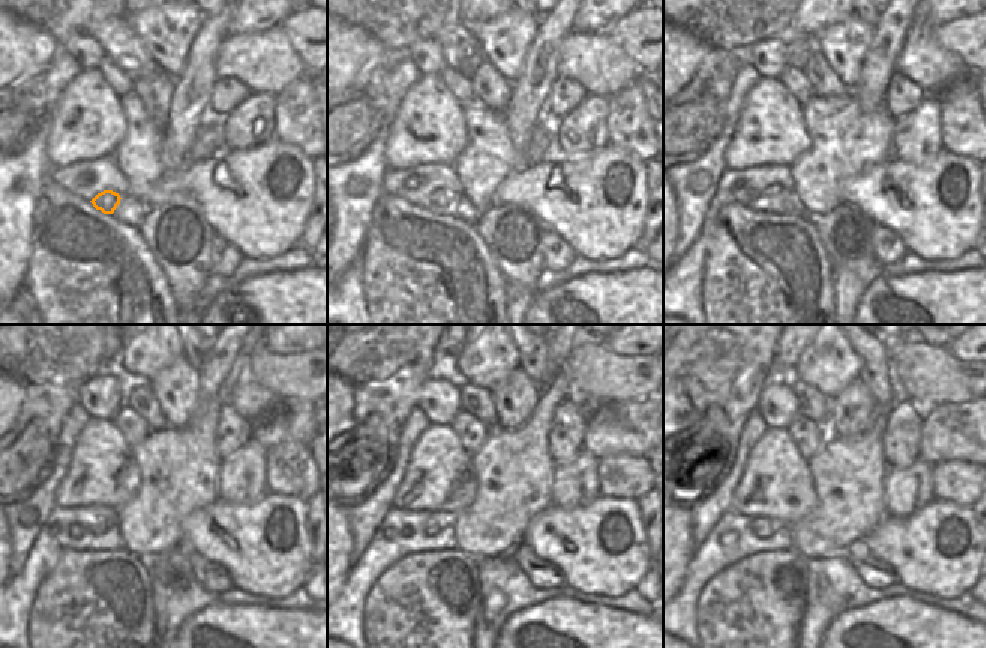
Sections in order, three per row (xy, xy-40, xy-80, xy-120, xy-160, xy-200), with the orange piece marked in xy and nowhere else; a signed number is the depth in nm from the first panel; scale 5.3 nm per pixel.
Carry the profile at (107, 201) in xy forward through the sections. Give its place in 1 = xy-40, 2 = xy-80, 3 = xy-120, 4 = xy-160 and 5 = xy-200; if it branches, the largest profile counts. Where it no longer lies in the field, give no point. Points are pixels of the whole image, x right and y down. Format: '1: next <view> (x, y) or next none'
1: next xy-40 (440, 197)
2: next xy-80 (770, 192)
3: next xy-120 (98, 530)
4: next xy-160 (431, 530)
5: next xy-200 (761, 527)

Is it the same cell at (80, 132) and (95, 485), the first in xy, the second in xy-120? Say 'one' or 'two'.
one

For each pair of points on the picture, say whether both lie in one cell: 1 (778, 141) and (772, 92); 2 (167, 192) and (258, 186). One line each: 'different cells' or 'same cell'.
1: same cell
2: same cell

